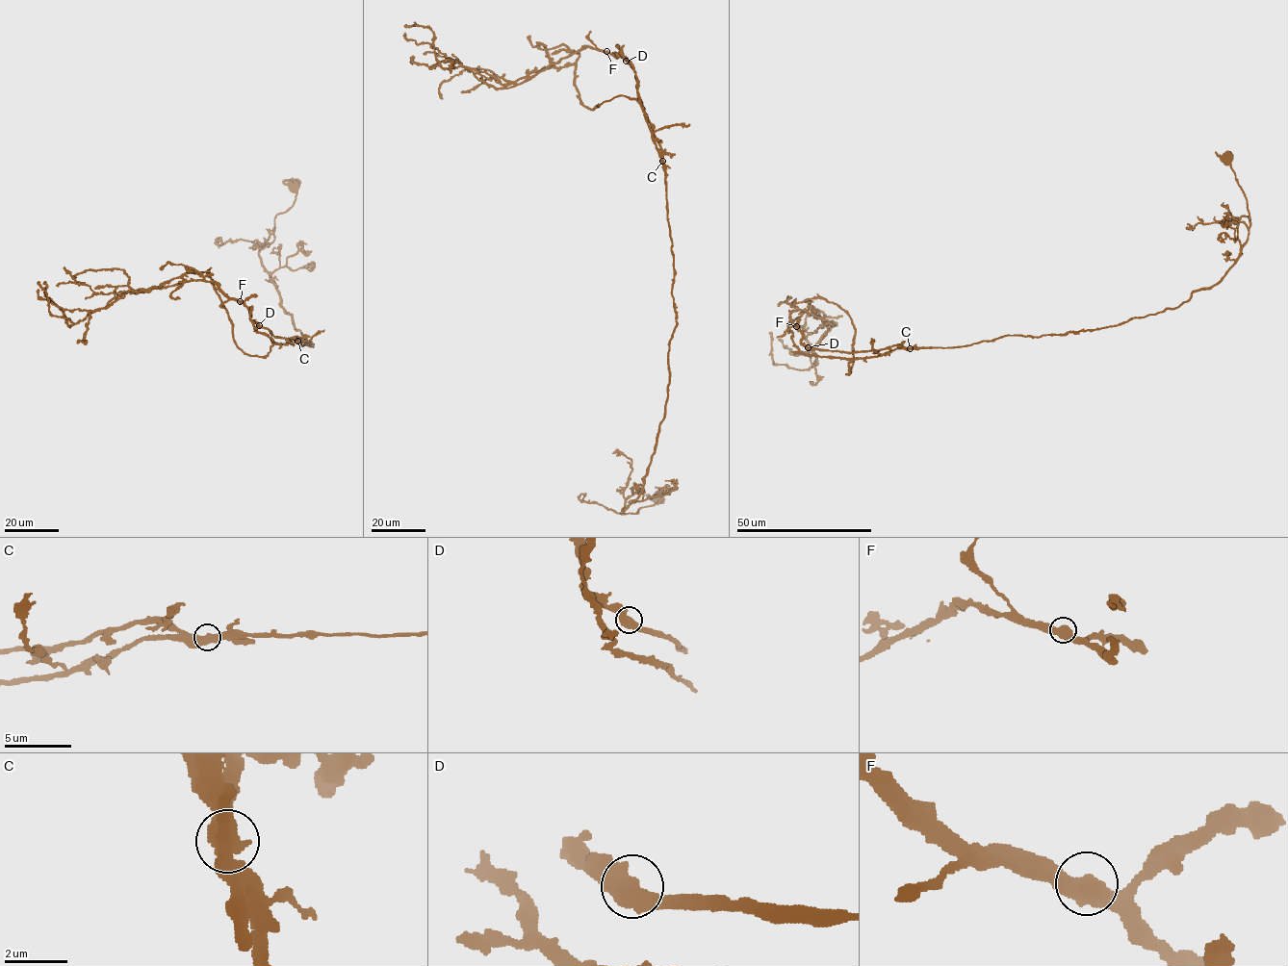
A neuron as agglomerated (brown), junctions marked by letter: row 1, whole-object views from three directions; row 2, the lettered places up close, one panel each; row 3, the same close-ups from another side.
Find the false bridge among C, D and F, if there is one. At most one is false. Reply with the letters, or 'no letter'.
C

